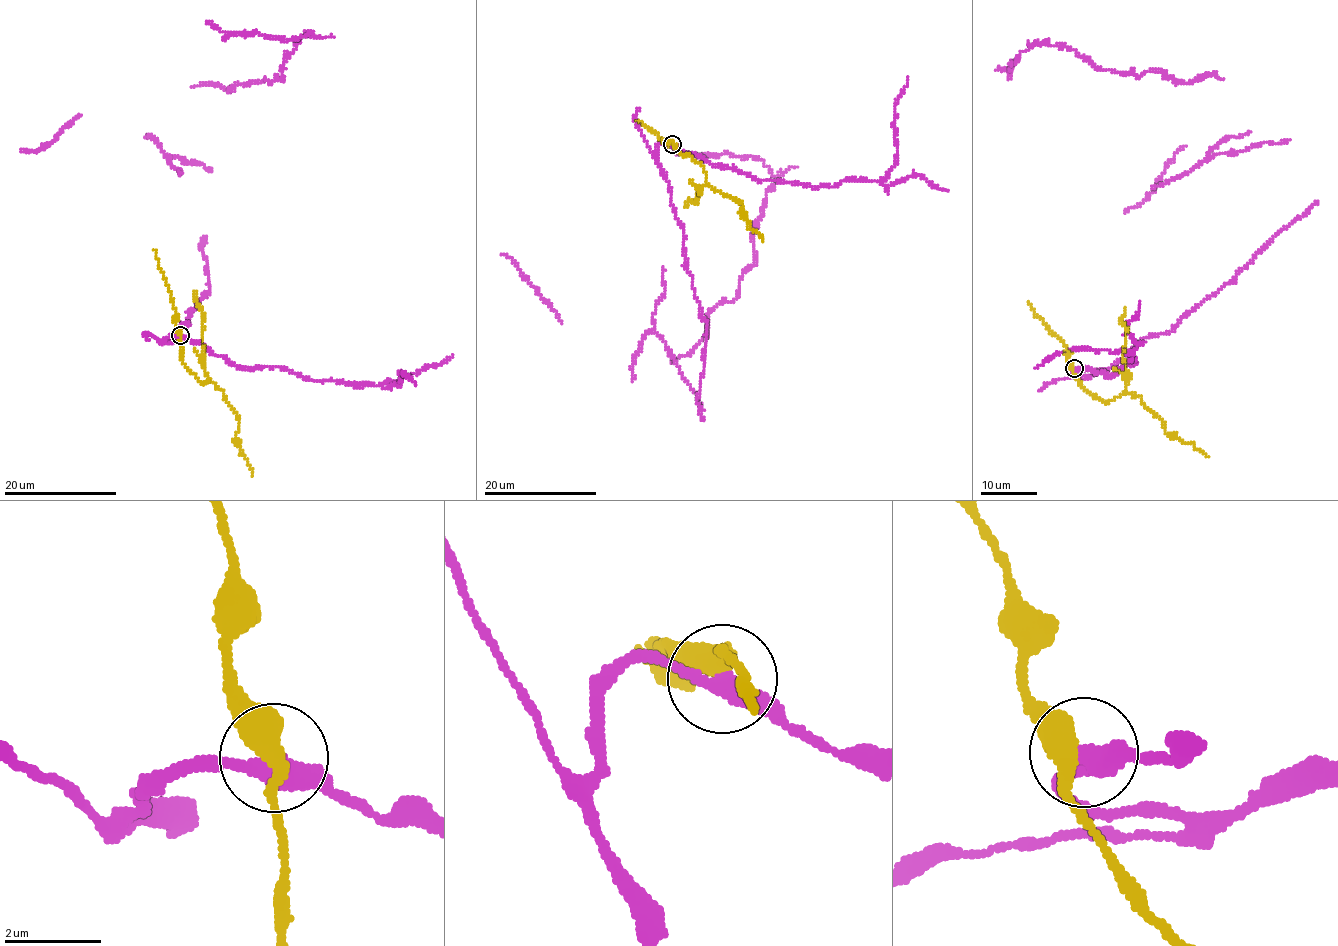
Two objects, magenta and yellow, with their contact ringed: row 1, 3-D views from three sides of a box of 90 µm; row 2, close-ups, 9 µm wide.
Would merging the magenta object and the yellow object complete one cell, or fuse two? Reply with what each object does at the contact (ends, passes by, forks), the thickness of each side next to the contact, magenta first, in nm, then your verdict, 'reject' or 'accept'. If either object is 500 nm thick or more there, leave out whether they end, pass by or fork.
magenta passes by; yellow passes by; calibres 360 and 420 nm; reject

